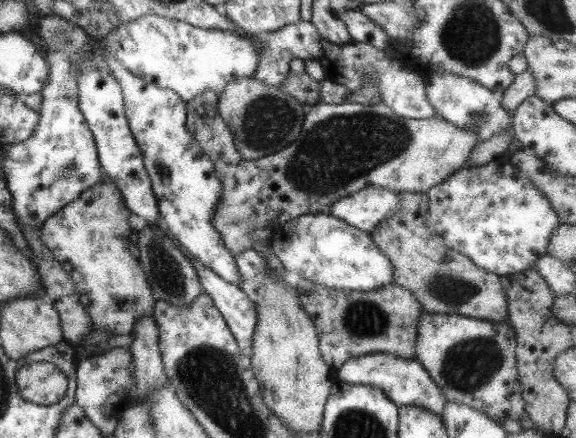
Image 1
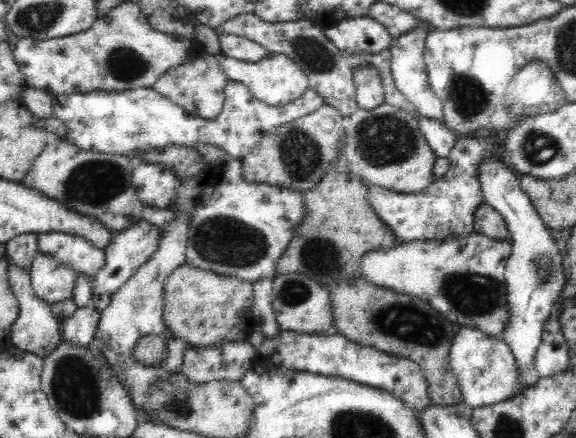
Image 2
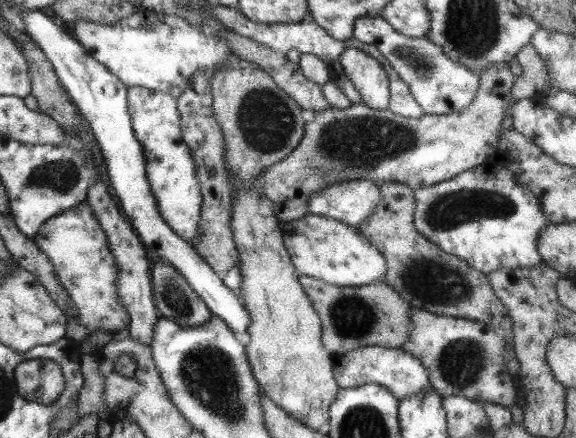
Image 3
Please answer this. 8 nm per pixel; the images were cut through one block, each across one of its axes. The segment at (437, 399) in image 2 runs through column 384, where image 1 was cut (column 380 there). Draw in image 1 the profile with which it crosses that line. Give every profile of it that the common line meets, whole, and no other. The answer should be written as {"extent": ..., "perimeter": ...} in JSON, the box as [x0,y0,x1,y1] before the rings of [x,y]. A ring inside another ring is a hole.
{"extent":[295,279,423,370],"perimeter":[[[299,279],[295,290],[300,307],[312,320],[317,332],[321,358],[334,370],[346,360],[375,352],[414,358],[418,320],[423,310],[403,288],[390,284],[368,292],[339,291]]]}

